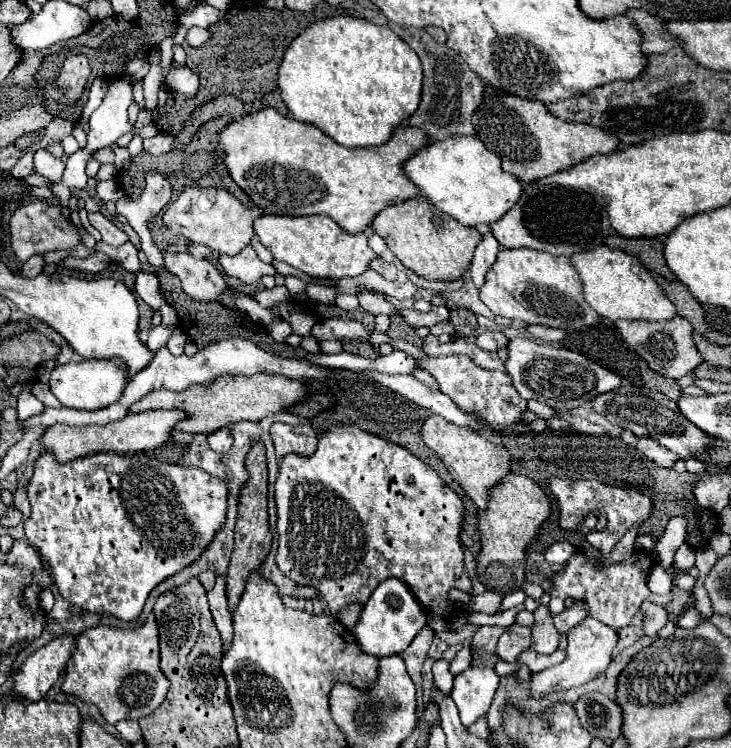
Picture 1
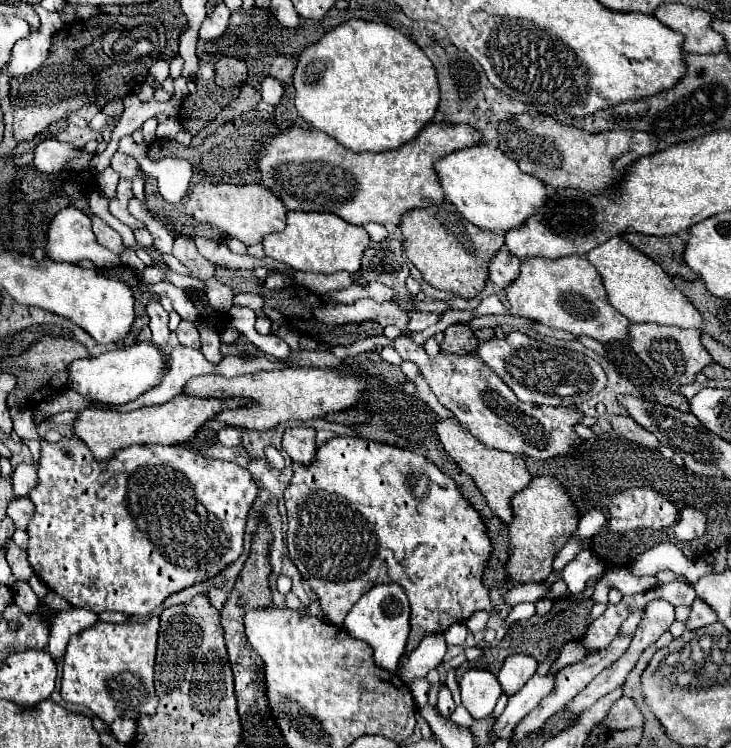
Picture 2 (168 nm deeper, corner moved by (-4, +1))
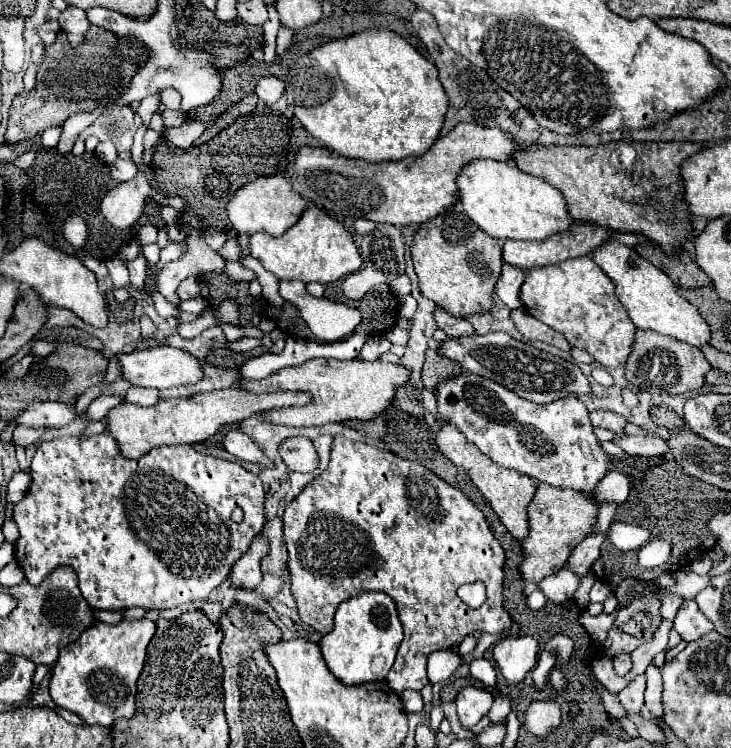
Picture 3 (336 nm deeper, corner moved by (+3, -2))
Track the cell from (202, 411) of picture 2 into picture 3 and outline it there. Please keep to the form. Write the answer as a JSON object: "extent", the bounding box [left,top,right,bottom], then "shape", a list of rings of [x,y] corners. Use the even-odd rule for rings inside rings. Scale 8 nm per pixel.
{"extent":[106,388,310,458],"shape":[[[236,388],[200,392],[188,398],[166,398],[158,400],[154,406],[130,406],[120,404],[106,414],[106,434],[110,434],[120,448],[124,458],[140,458],[152,448],[162,444],[194,444],[202,442],[208,436],[216,434],[216,430],[224,424],[240,422],[248,416],[270,408],[286,408],[286,406],[304,406],[310,400],[308,394],[298,392],[274,392],[274,394],[252,394]]]}

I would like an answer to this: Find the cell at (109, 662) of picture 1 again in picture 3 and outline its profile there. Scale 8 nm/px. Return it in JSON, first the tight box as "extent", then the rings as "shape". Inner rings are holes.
{"extent":[50,618,156,726],"shape":[[[148,618],[122,620],[120,624],[96,622],[80,638],[60,650],[52,668],[50,696],[56,706],[78,714],[86,724],[112,726],[118,718],[130,718],[136,712],[136,680],[144,668],[146,648],[156,632]]]}

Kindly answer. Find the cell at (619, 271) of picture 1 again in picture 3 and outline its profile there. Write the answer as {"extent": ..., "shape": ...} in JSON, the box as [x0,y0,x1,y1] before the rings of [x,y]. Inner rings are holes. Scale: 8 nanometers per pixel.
{"extent":[590,240,710,348],"shape":[[[610,240],[602,244],[598,250],[590,254],[590,258],[604,270],[604,274],[614,282],[616,296],[626,308],[628,316],[632,318],[636,328],[642,330],[654,330],[666,336],[672,336],[676,340],[682,340],[686,344],[692,344],[696,348],[708,344],[710,328],[690,302],[686,302],[680,294],[676,284],[656,266],[642,260],[634,248],[628,248],[616,240]]]}

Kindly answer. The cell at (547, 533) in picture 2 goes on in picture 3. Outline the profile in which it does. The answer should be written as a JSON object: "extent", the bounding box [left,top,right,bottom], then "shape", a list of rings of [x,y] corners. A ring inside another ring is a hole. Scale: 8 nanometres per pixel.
{"extent":[520,484,598,582],"shape":[[[538,484],[536,494],[528,506],[528,534],[522,538],[522,564],[520,574],[526,582],[540,582],[544,576],[558,572],[570,552],[586,538],[596,522],[598,506],[584,492],[552,488],[548,484]]]}

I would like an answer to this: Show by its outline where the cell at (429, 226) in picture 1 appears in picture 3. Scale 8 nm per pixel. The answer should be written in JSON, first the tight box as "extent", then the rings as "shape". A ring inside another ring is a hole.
{"extent":[410,212,502,318],"shape":[[[448,212],[448,216],[444,214],[422,224],[416,230],[414,240],[410,244],[410,256],[418,276],[420,292],[432,302],[436,302],[440,308],[444,308],[448,314],[464,318],[468,314],[476,314],[492,308],[492,292],[502,268],[502,242],[482,232],[474,222],[468,220],[468,216],[464,216],[460,222],[460,216],[456,212]]]}

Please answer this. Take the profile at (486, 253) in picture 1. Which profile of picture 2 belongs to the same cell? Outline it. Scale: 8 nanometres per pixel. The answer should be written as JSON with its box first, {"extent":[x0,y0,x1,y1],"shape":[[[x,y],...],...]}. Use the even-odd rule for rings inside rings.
{"extent":[489,247,521,287],"shape":[[[505,247],[493,257],[493,263],[489,267],[489,279],[499,285],[499,287],[507,287],[509,283],[513,283],[519,277],[519,267],[521,267],[521,259],[511,255]]]}

